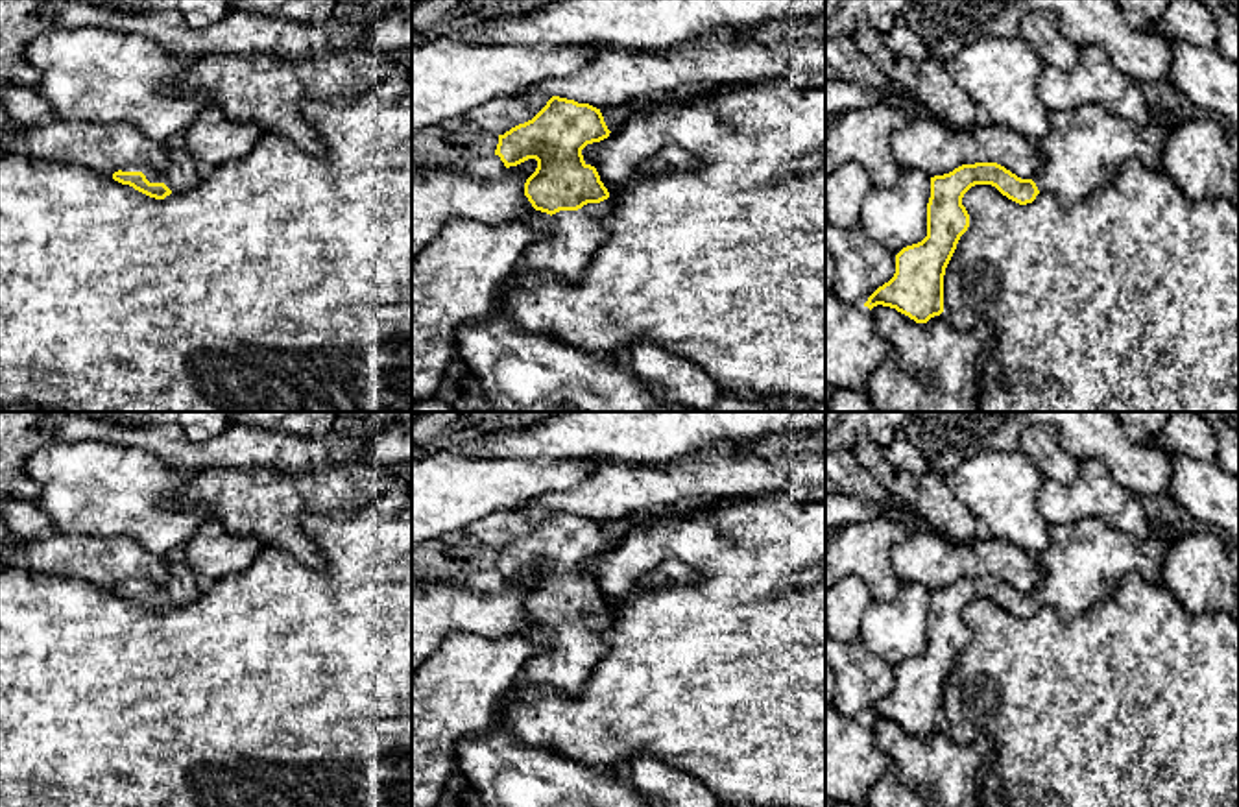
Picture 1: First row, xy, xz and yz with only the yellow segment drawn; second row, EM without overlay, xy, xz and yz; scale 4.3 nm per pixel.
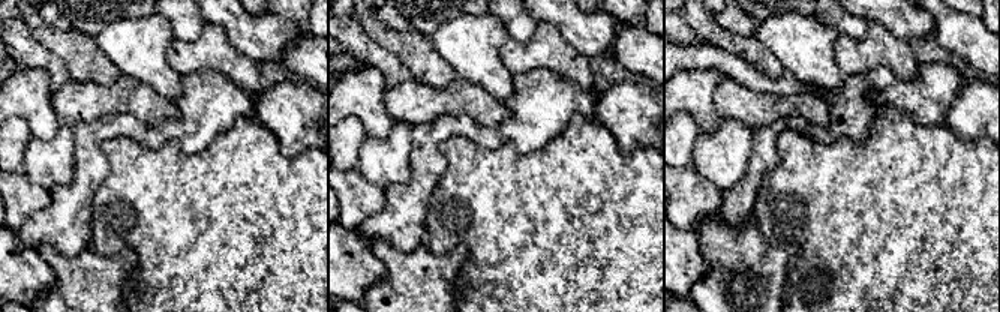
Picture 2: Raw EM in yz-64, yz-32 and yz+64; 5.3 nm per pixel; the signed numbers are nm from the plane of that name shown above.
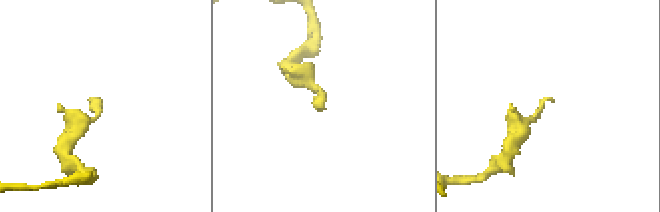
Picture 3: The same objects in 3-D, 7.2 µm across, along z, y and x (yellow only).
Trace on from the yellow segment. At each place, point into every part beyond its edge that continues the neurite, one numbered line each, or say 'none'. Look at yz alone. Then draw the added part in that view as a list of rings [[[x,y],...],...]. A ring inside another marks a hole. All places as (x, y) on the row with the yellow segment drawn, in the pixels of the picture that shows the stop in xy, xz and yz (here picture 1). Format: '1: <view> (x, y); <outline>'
1: yz (1084, 148); [[[1097,103],[1051,113],[1051,129],[1036,142],[1041,163],[1032,181],[1038,190],[1071,207],[1112,181],[1128,159],[1160,170],[1161,148],[1178,120],[1163,109],[1149,111],[1145,126],[1113,116]]]

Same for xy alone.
1: xy (183, 172); [[[181,135],[166,142],[170,150],[170,164],[162,172],[142,170],[150,183],[164,183],[172,192],[183,192],[196,187],[205,168],[196,163],[186,150]]]

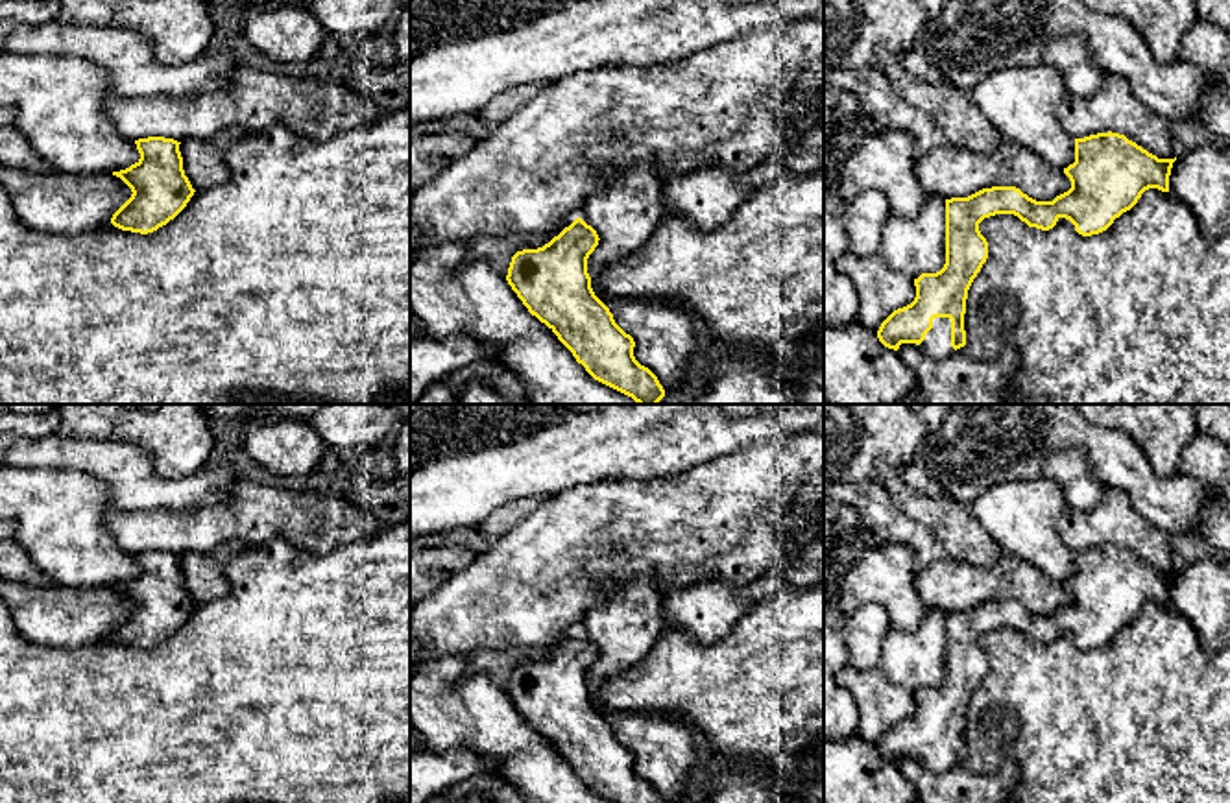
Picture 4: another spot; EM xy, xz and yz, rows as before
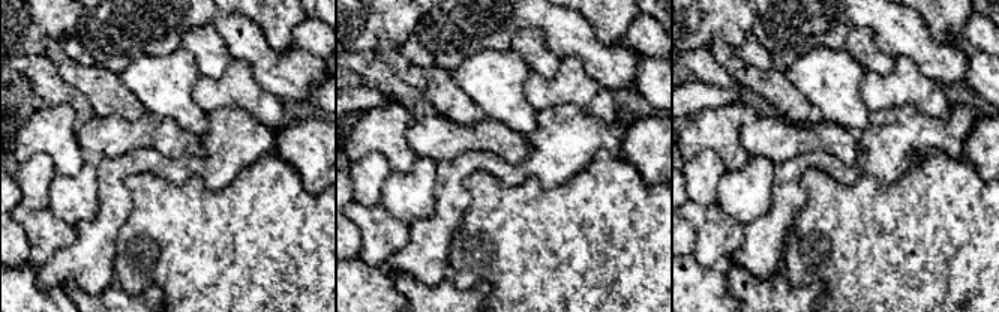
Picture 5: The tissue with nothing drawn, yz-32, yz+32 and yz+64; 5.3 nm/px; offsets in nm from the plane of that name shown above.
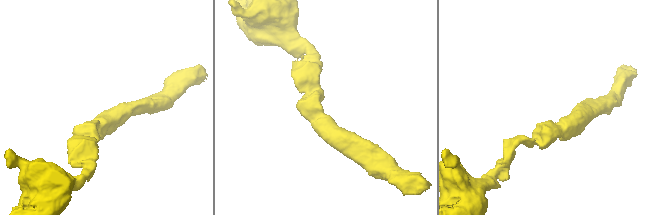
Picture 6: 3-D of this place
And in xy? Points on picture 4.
none

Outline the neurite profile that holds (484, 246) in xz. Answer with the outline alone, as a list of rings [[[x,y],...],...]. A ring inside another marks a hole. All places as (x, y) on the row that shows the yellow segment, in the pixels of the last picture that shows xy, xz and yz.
[[[576,218],[561,220],[554,229],[543,234],[513,234],[513,236],[478,236],[465,244],[467,255],[471,258],[491,258],[499,255],[513,257],[523,249],[537,249],[558,236],[565,227],[569,227]]]

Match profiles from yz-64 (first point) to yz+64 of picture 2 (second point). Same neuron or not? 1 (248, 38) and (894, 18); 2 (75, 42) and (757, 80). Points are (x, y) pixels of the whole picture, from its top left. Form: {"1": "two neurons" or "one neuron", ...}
{"1": "one neuron", "2": "two neurons"}

